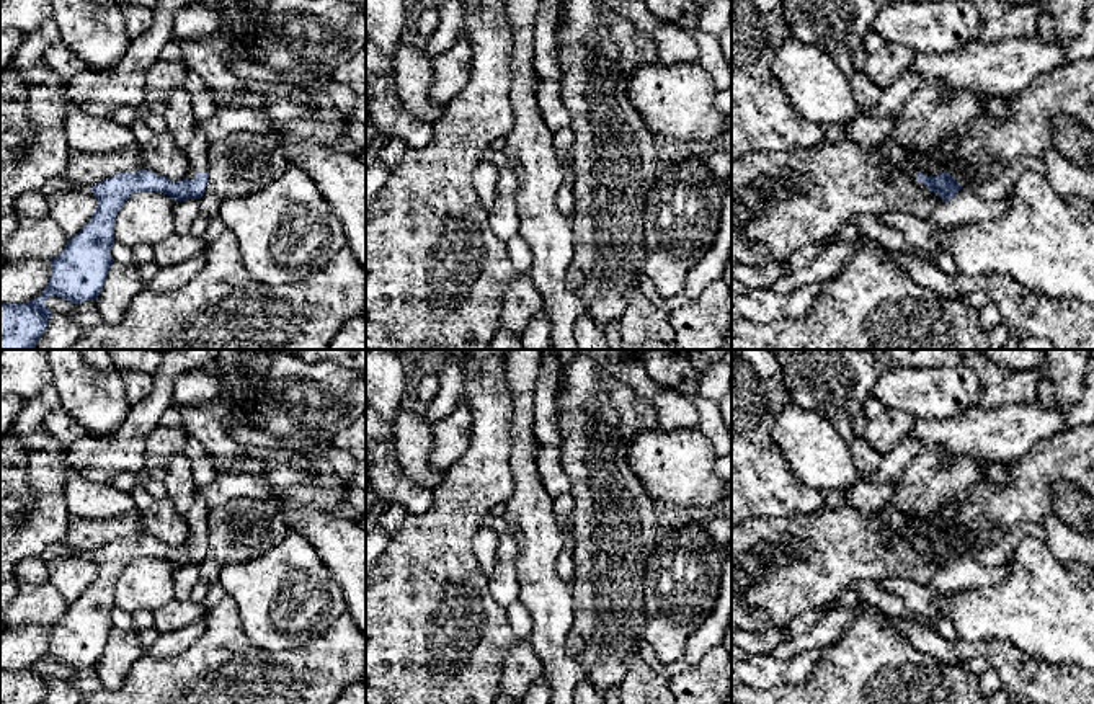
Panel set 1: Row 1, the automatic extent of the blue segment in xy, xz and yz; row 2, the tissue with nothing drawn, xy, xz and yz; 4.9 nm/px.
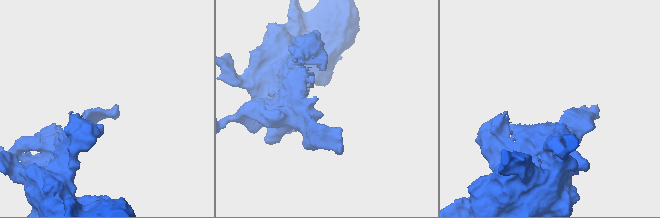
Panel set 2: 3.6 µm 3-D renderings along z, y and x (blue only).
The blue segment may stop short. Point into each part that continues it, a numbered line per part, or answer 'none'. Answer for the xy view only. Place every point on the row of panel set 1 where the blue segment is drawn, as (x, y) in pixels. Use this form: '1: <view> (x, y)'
1: xy (196, 152)

